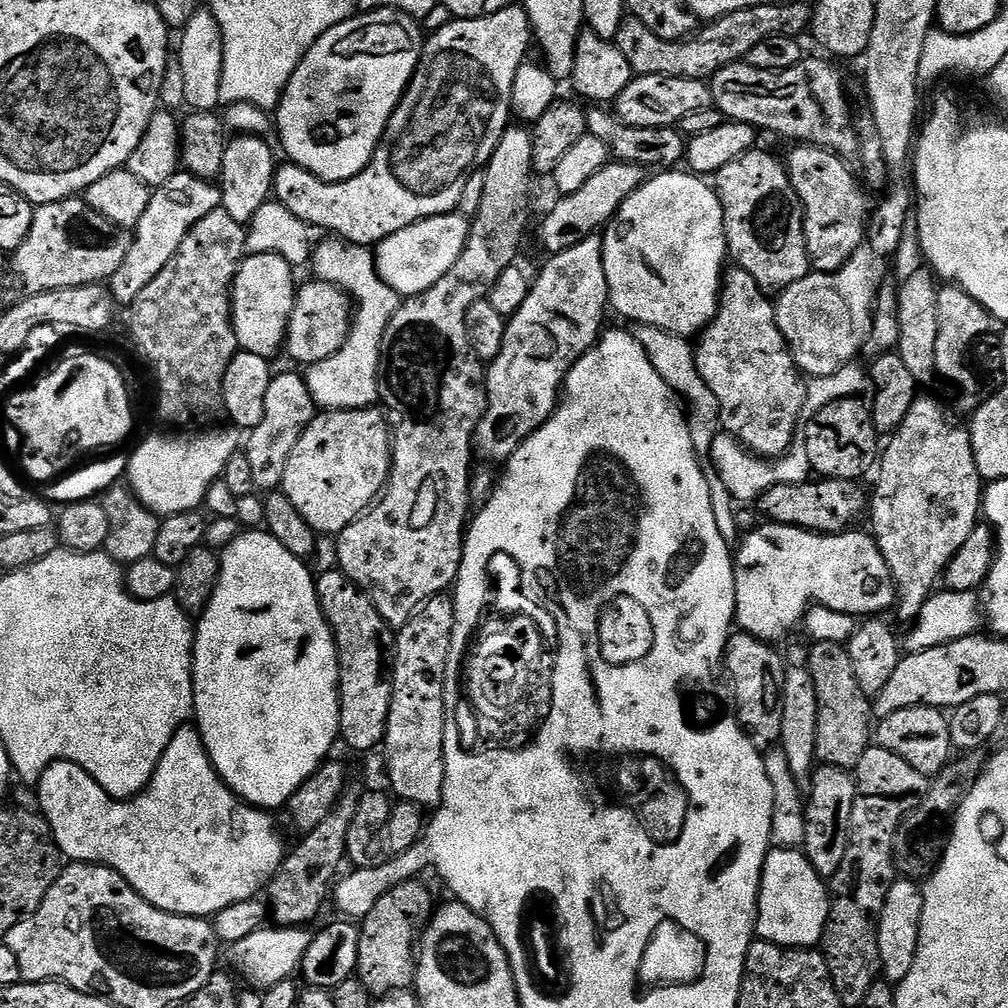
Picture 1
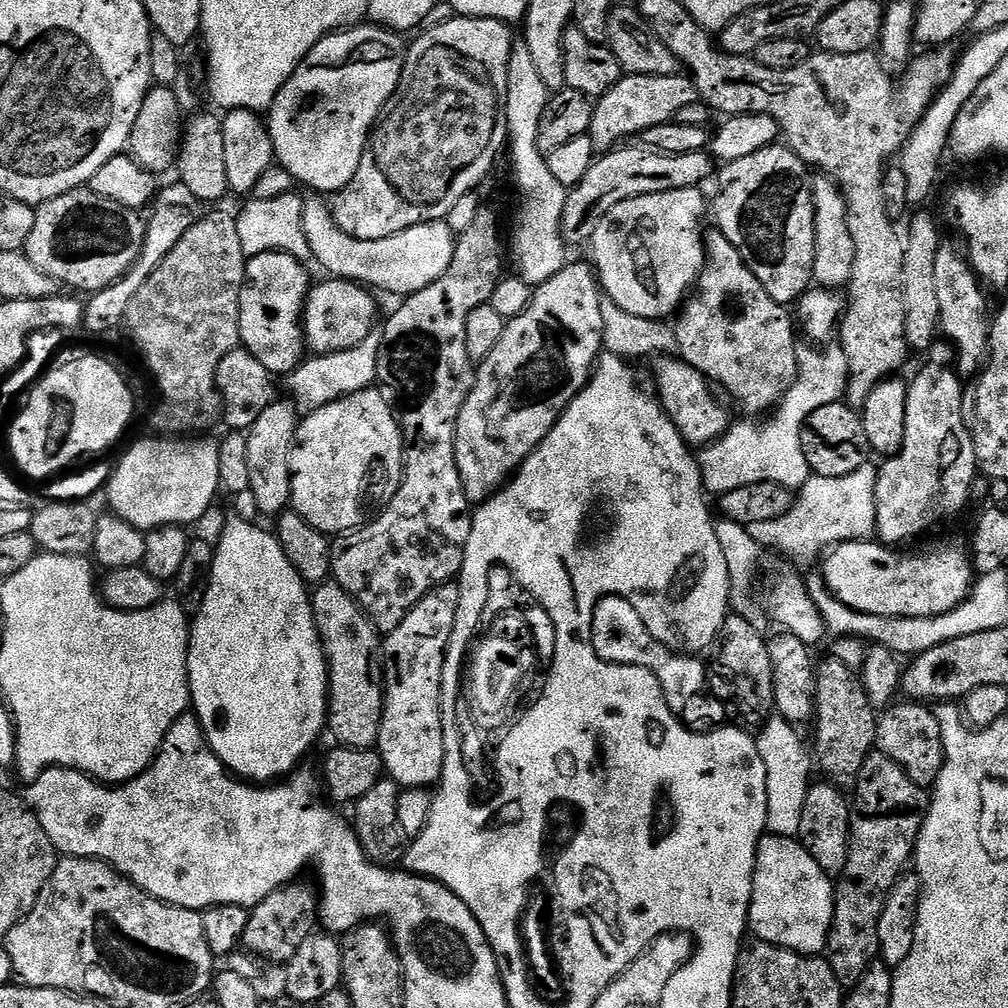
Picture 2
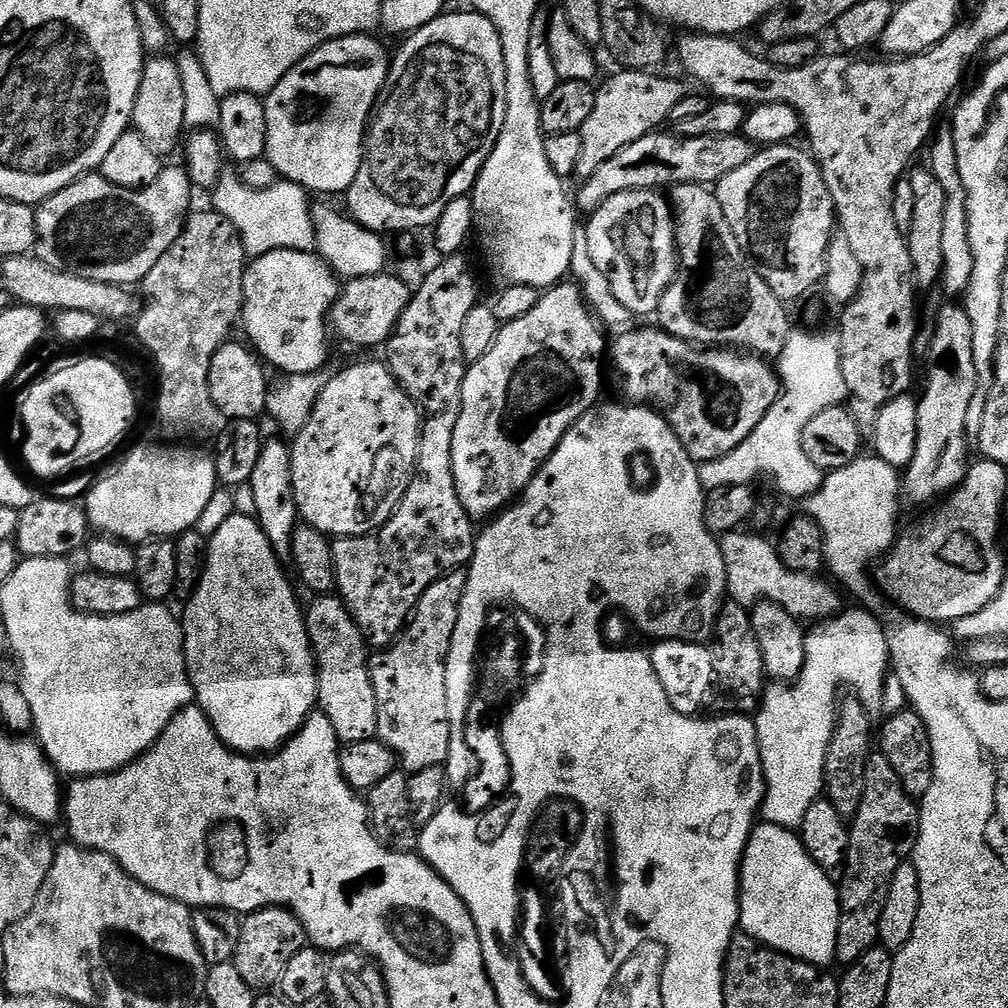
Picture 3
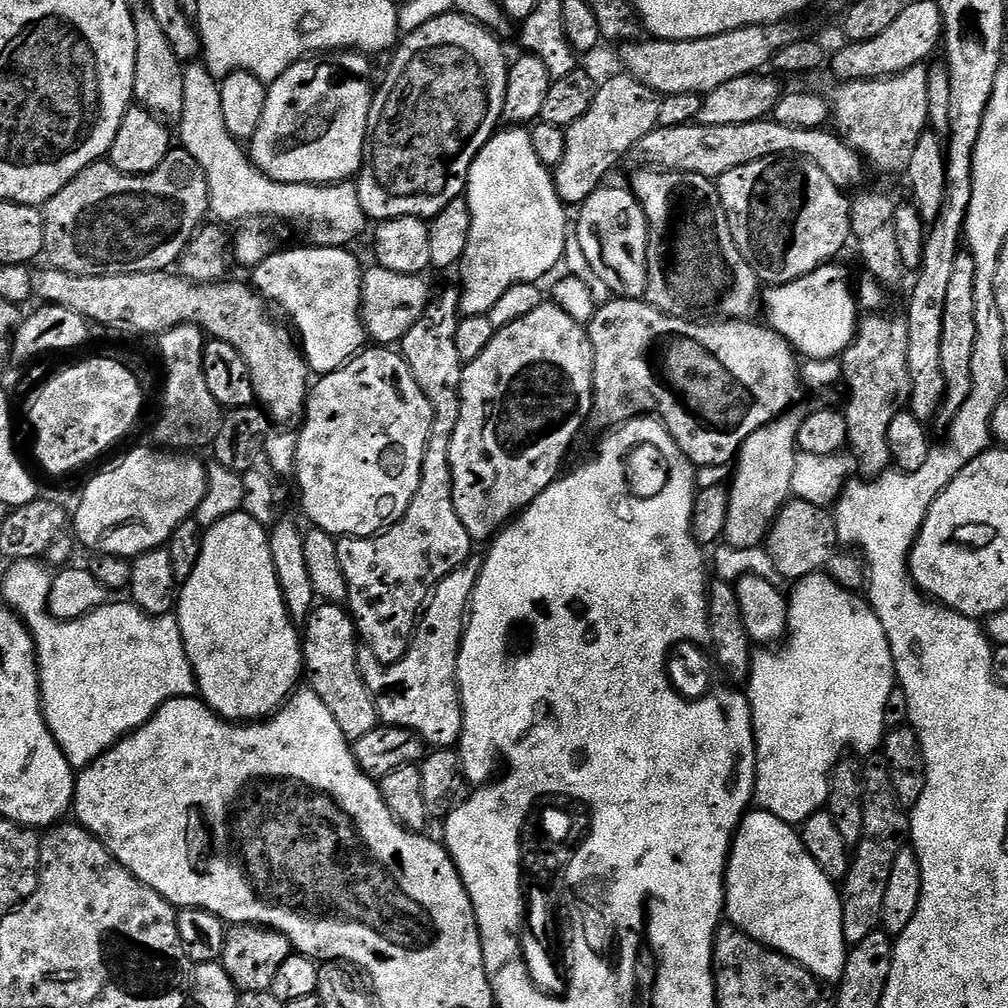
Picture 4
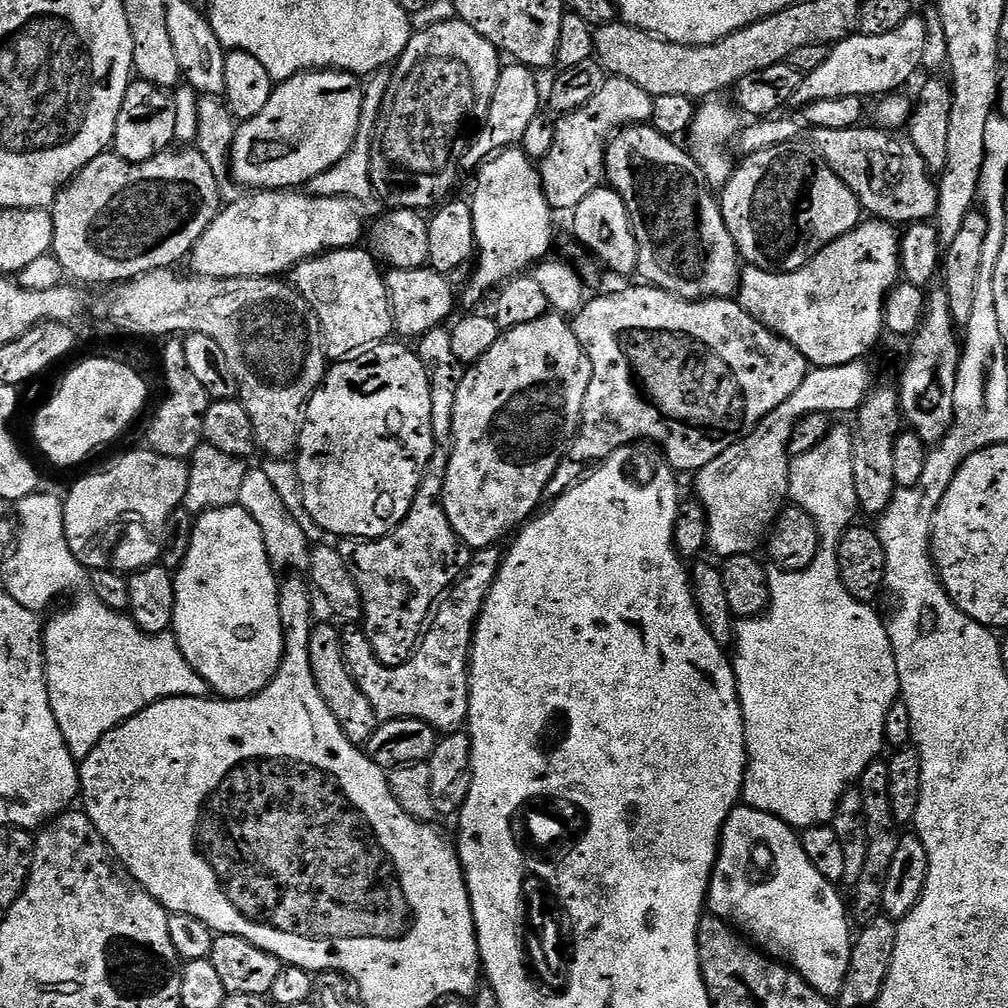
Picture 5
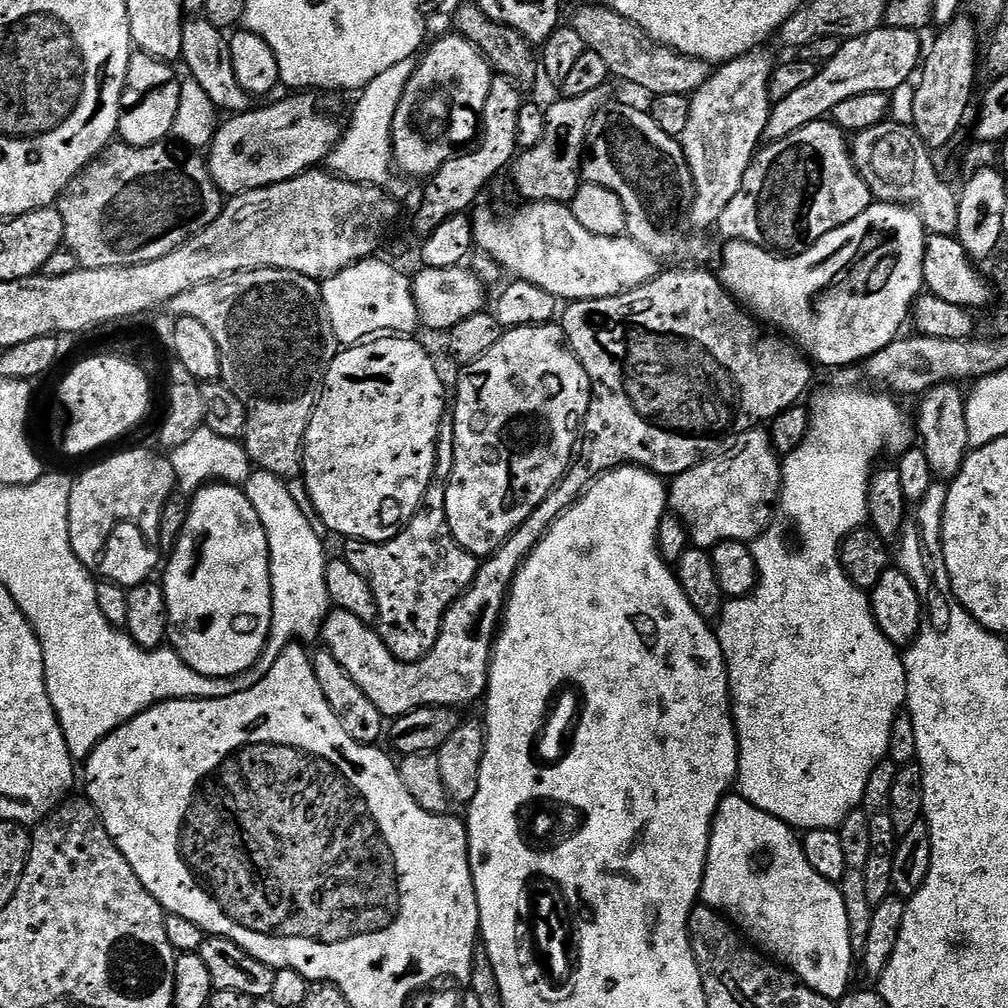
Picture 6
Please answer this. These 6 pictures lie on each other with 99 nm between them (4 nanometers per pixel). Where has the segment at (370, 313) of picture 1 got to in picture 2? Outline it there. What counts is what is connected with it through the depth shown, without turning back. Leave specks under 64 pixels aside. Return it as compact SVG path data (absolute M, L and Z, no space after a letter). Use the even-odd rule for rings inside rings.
M373 330L357 348L334 352L331 356L305 359L300 367L287 377L288 388L292 391L291 399L301 409L311 410L326 406L343 396L349 396L351 392L361 392L363 388L373 387L378 380L376 359L380 353L380 337L381 333Z

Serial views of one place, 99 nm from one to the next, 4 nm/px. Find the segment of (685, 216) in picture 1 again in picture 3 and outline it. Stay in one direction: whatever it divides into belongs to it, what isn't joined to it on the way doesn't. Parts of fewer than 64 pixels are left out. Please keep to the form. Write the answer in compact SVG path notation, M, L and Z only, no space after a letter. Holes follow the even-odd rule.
M641 190L639 192L619 192L614 198L606 198L598 210L594 210L586 220L589 234L590 256L594 265L606 276L613 288L615 298L632 312L633 317L648 316L657 311L662 294L676 277L678 257L676 255L676 221L671 203L664 200L659 191Z

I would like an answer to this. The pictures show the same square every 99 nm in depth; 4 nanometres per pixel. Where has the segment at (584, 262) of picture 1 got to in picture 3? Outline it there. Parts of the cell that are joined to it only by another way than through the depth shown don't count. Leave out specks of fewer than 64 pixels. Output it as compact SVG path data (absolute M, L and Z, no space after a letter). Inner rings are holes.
M561 282L541 295L538 306L534 306L534 310L530 310L530 314L522 314L522 318L514 318L514 322L503 325L494 346L490 346L490 350L486 350L486 354L482 354L482 358L478 358L478 362L467 365L462 386L462 406L458 414L458 426L454 426L452 461L454 462L454 482L458 490L458 498L462 498L462 506L466 506L469 516L492 518L501 510L509 507L523 492L524 487L534 479L537 470L548 461L550 454L554 454L554 450L560 445L565 434L601 399L601 397L599 398L600 359L603 356L605 359L606 356L606 340L604 344L604 336L600 331L602 331L601 325L594 319L579 284Z

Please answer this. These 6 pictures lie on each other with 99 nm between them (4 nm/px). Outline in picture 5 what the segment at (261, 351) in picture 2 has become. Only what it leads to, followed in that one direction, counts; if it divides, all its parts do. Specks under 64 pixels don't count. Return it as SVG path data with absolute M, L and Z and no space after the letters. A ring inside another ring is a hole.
M357 246L354 248L338 248L331 252L326 252L318 256L312 257L311 260L304 260L300 264L297 264L295 268L291 269L290 272L290 283L293 288L299 290L300 293L306 298L306 302L310 302L310 306L314 310L314 314L318 314L318 322L322 326L324 331L324 346L328 350L328 359L332 362L339 362L341 360L349 359L353 354L359 353L361 350L367 349L369 346L375 345L377 342L384 342L389 339L388 335L393 335L394 325L392 323L392 303L388 297L388 285L386 283L385 277L380 276L378 269L378 261L363 247Z

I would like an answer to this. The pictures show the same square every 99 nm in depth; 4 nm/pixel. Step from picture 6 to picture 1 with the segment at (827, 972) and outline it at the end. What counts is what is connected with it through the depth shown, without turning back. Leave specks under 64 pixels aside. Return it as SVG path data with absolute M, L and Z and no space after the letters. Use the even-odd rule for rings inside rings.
M773 847L764 860L760 879L756 936L784 948L815 949L824 936L829 903L829 885L825 877L816 873L803 851Z

